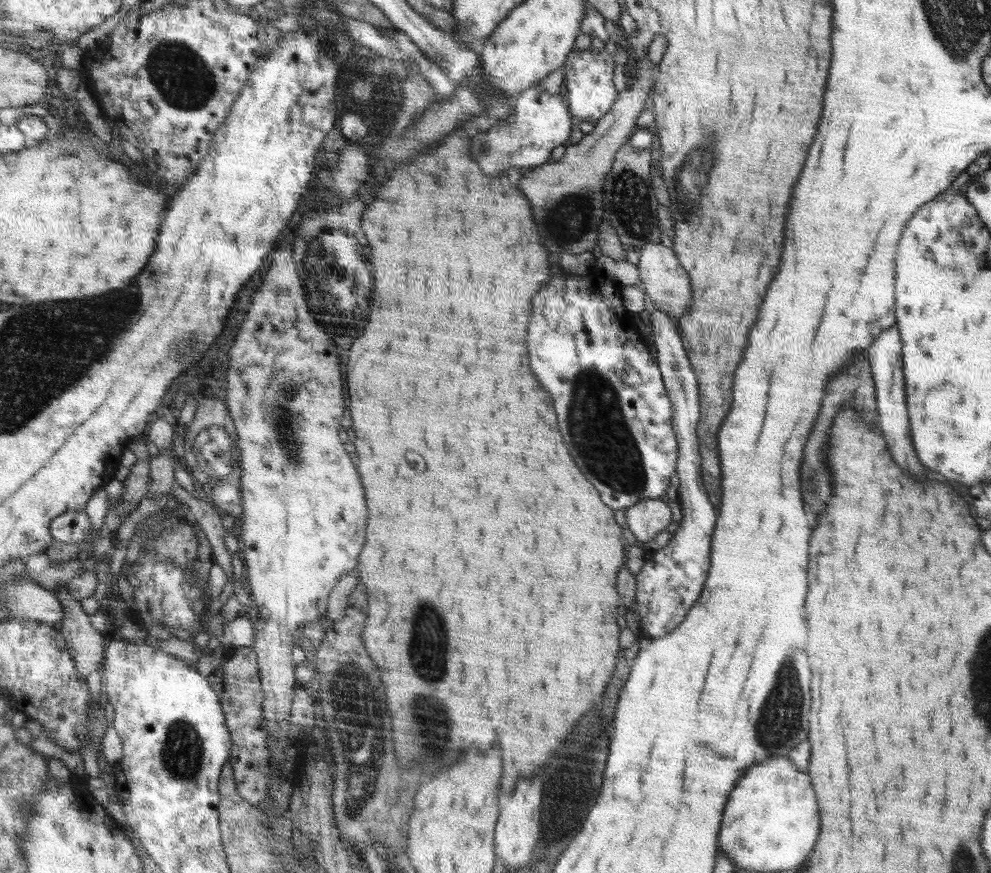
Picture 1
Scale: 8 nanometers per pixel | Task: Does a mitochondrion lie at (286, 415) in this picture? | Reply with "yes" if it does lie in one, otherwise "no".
yes

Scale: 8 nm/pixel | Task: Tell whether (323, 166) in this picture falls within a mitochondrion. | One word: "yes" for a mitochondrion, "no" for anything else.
no

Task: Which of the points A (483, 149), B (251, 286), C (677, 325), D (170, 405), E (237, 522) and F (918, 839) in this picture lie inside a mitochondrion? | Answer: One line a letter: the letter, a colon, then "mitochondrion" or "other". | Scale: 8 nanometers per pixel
A: mitochondrion
B: other
C: other
D: other
E: other
F: other

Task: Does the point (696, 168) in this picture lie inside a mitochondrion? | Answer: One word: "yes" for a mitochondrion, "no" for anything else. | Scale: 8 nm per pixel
yes

